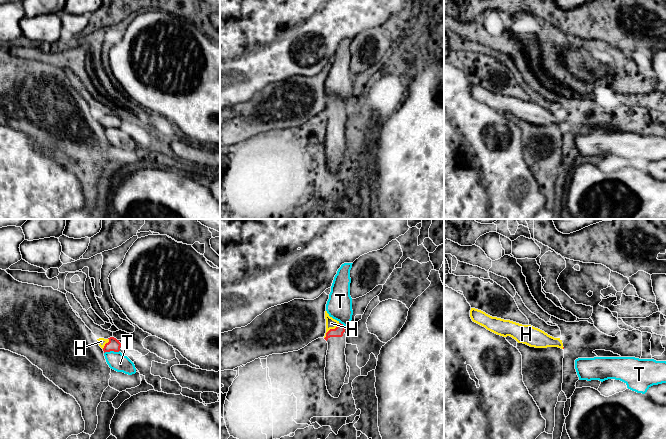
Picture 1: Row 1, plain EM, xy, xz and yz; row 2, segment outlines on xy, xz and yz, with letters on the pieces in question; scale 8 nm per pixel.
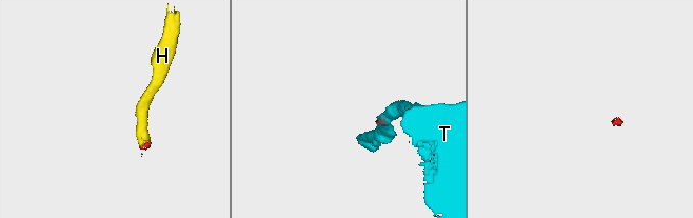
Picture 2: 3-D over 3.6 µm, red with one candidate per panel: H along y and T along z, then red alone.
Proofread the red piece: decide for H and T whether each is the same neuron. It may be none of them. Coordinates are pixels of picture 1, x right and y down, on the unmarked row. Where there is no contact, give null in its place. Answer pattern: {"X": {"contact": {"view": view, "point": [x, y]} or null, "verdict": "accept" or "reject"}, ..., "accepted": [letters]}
{"H": {"contact": {"view": "xz", "point": [330, 105]}, "verdict": "accept"}, "T": {"contact": {"view": "xy", "point": [111, 126]}, "verdict": "reject"}, "accepted": ["H"]}

